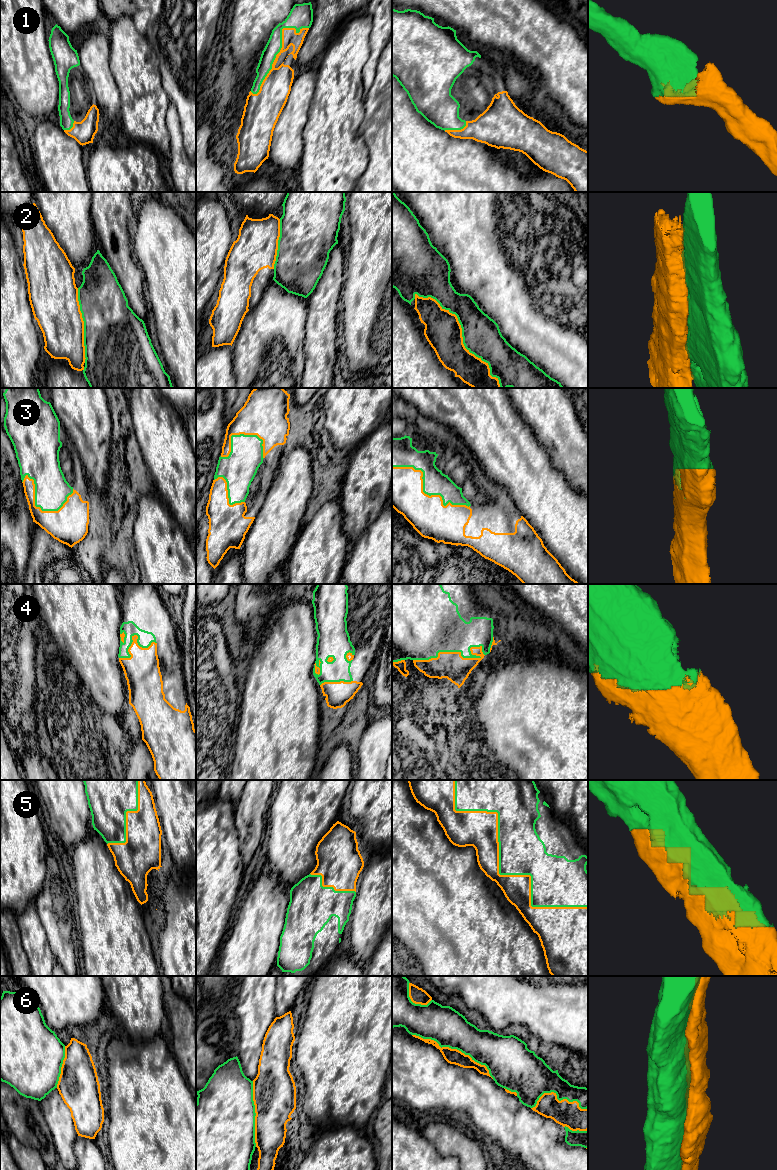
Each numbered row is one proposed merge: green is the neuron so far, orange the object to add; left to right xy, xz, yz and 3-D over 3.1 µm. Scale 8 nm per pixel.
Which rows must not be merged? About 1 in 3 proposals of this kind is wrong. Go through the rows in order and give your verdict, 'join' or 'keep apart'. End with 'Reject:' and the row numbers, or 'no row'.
1: join
2: keep apart
3: join
4: join
5: join
6: keep apart
Reject: 2, 6

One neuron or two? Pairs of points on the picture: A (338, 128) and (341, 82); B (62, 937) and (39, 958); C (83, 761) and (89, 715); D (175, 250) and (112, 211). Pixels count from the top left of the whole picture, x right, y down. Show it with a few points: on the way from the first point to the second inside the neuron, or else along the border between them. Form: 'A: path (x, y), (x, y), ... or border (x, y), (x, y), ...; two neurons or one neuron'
A: path (338, 117), (338, 93); one neuron
B: border (42, 926), (56, 962); two neurons
C: path (83, 750), (83, 726); one neuron
D: border (131, 235), (131, 249), (134, 258); two neurons

